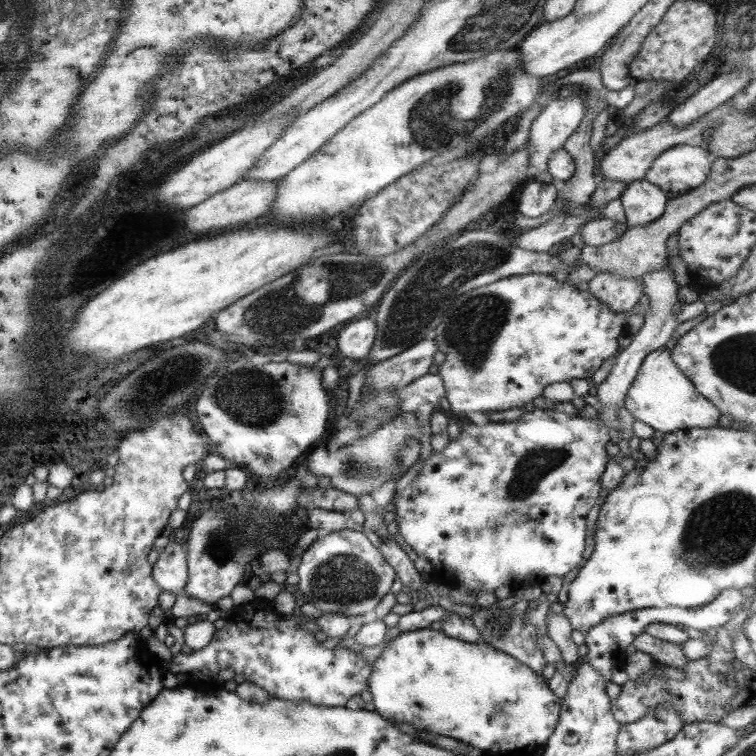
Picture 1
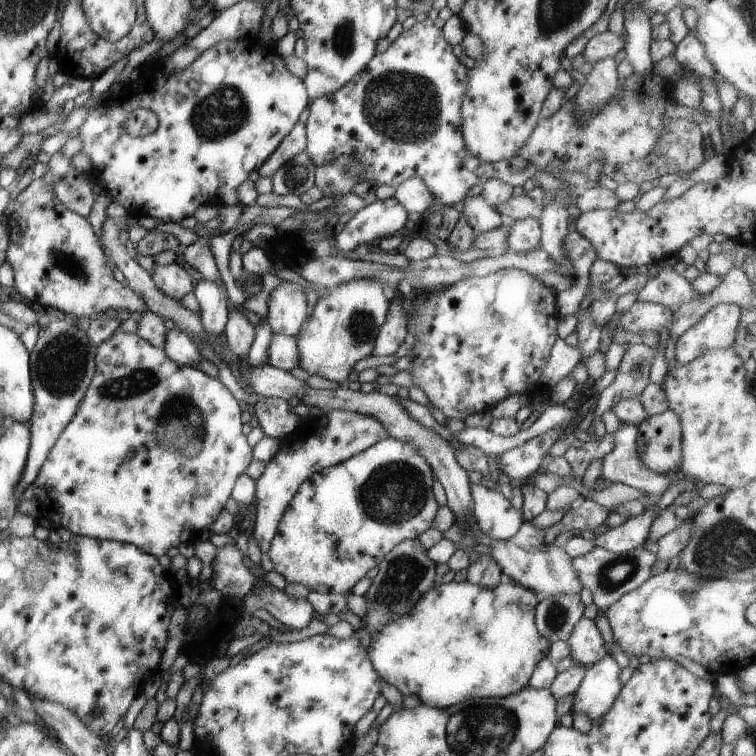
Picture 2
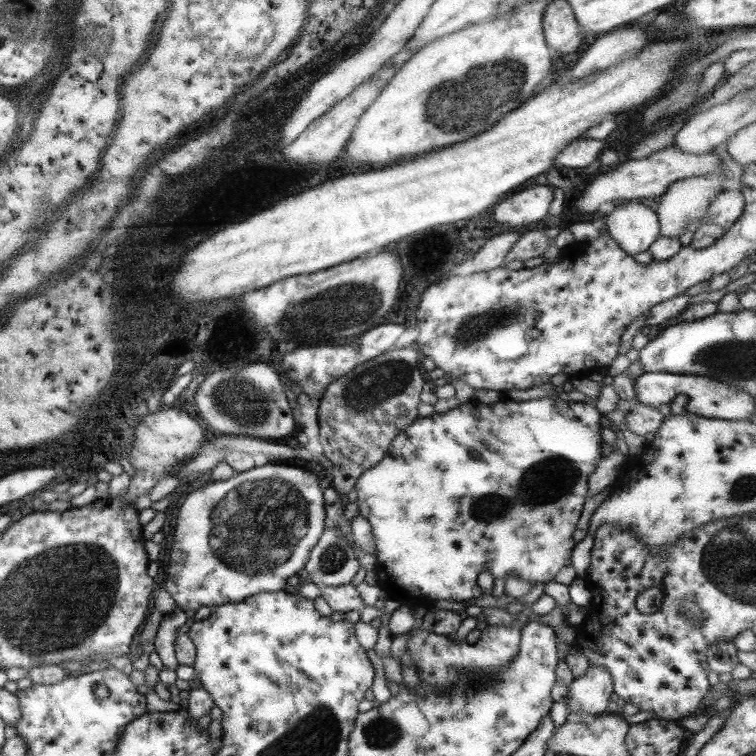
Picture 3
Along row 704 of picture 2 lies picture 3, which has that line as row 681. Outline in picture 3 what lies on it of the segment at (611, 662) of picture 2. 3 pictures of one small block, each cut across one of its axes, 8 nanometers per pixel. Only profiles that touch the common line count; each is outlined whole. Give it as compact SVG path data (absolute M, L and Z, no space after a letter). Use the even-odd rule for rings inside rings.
M591 664L580 678L574 678L569 686L566 710L582 714L606 714L609 696L612 693L612 682L608 670Z

